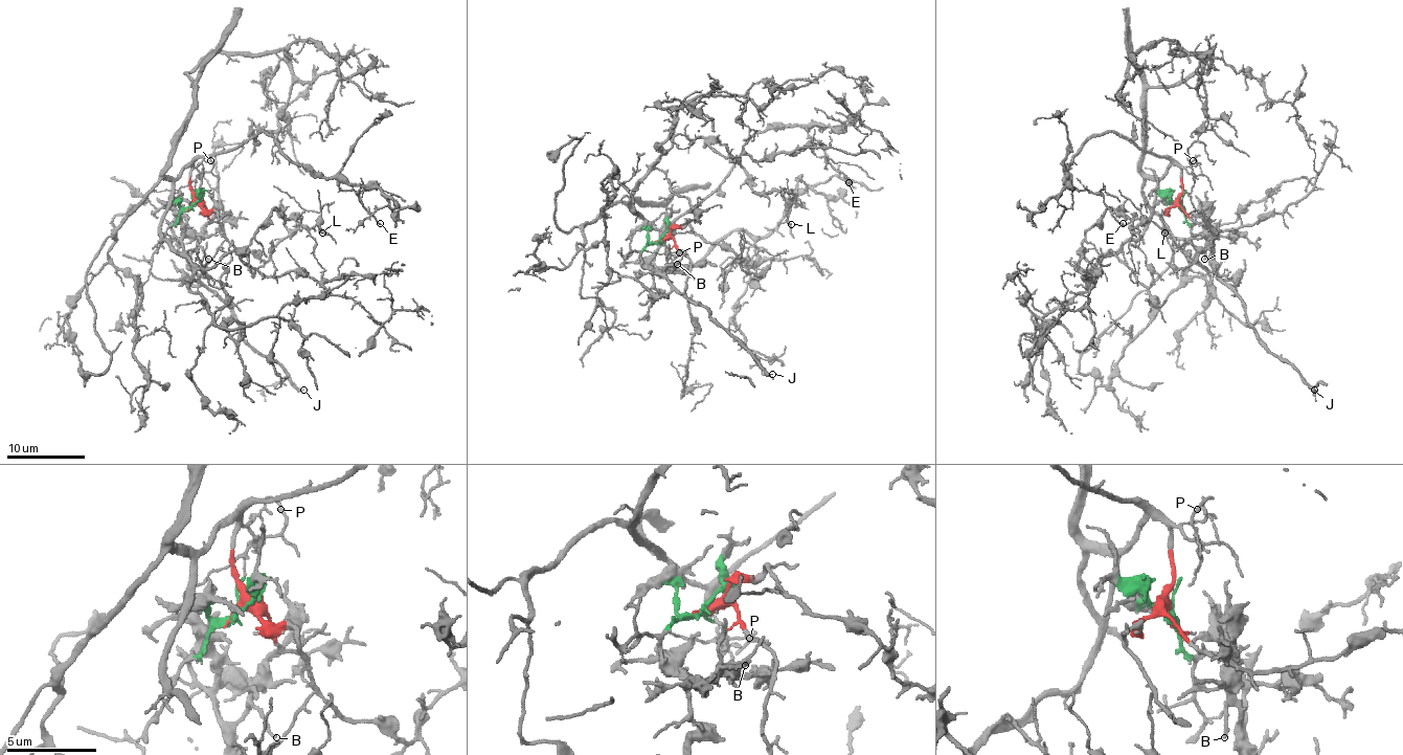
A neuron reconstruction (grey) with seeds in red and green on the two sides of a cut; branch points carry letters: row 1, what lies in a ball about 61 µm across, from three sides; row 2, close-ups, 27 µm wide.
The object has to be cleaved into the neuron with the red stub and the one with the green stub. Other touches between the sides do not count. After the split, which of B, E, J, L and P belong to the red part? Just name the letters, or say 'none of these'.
E, L, P

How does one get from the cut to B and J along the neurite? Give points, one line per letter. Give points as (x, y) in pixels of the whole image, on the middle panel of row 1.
B: (659, 240), (650, 242), (641, 250), (641, 262), (651, 273), (677, 264)
J: (659, 240), (650, 242), (641, 250), (641, 262), (704, 307), (708, 314), (769, 374), (772, 374)

